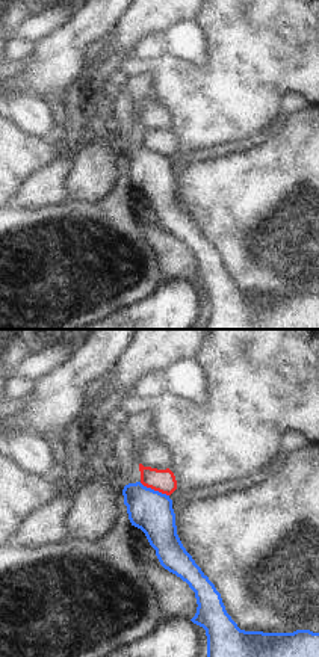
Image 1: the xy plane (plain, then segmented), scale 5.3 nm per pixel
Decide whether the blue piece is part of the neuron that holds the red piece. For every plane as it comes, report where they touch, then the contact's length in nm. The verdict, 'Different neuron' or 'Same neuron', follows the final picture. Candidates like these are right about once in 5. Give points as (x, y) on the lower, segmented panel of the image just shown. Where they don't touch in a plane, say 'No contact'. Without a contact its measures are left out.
Touches red at (154, 490). Shared border 180 nm

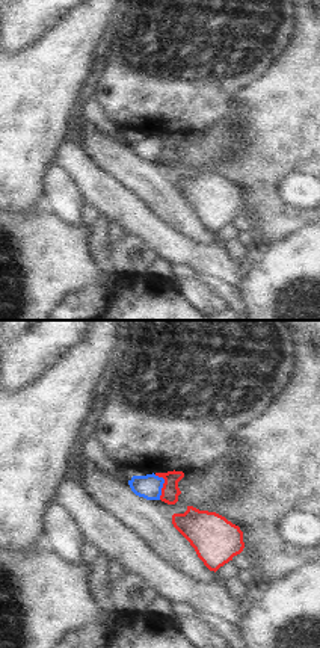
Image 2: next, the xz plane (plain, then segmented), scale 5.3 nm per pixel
Touches red at (163, 485). Shared border 140 nm

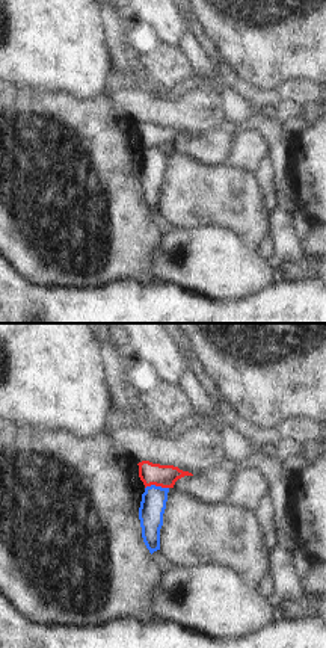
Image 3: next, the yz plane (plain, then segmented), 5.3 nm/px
Touches red at (156, 485). Shared border 130 nm

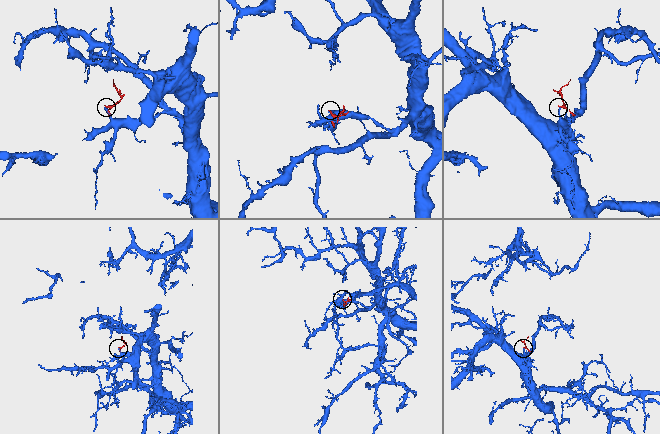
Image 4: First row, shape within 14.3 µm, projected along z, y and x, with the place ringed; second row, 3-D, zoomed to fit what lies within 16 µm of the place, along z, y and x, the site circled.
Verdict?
Different neuron

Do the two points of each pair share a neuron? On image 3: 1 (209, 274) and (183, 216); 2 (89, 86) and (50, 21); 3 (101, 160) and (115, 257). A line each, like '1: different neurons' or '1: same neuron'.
1: different neurons
2: same neuron
3: same neuron

